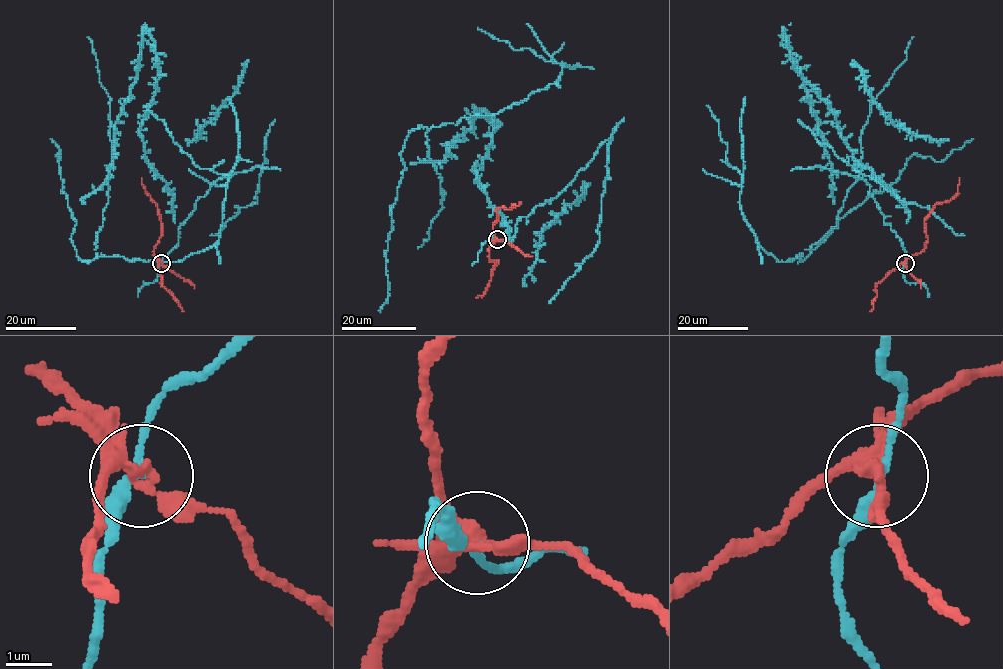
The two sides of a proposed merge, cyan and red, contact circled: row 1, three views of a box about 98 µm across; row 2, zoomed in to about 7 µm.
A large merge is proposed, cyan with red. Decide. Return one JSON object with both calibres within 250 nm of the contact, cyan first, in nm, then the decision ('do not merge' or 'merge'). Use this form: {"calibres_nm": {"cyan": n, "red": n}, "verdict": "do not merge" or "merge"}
{"calibres_nm": {"cyan": 200, "red": 280}, "verdict": "do not merge"}

